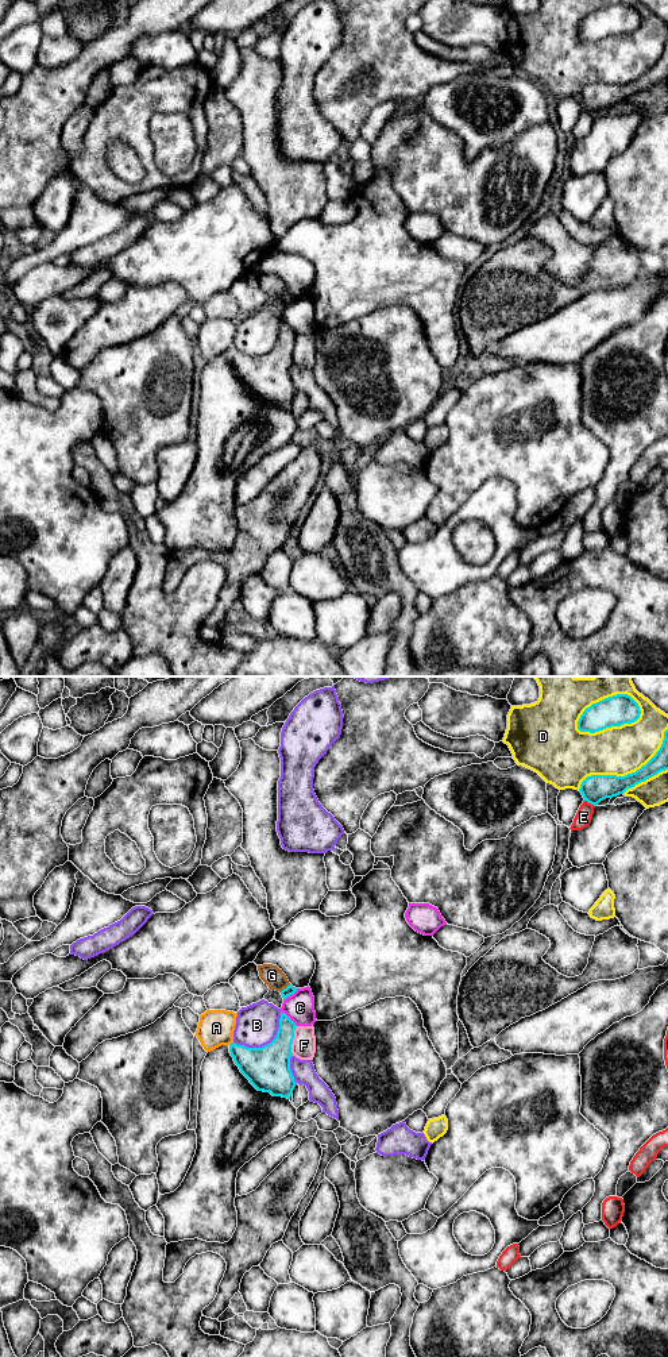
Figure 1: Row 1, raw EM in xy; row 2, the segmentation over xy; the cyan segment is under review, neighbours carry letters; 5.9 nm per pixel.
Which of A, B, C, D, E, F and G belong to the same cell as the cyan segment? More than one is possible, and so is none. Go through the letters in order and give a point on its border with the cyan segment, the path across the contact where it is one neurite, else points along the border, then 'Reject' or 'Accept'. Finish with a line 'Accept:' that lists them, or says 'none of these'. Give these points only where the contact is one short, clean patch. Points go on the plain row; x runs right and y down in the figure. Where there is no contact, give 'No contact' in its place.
A: Touches cyan at xy (231, 353). Boundary: xy (232, 350), (230, 354). Reject
B: Touches cyan at xy (267, 353). Reject
C: Touches cyan at xy (288, 326). Boundary: xy (281, 319), (297, 334). Reject
D: Touches cyan at xy (610, 35). Reject
E: Touches cyan at xy (590, 111). Reject
F: Touches cyan at xy (292, 350). Reject
G: Touches cyan at xy (284, 297). Boundary: xy (289, 292), (280, 300). Reject
Accept: none of these

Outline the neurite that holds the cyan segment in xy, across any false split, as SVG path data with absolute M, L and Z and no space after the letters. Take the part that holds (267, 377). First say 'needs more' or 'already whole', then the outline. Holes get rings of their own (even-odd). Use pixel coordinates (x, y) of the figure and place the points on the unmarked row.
already whole; M281 320L279 336L270 352L262 356L247 356L235 351L229 354L235 373L258 400L290 408L297 393L290 378L296 336Z

